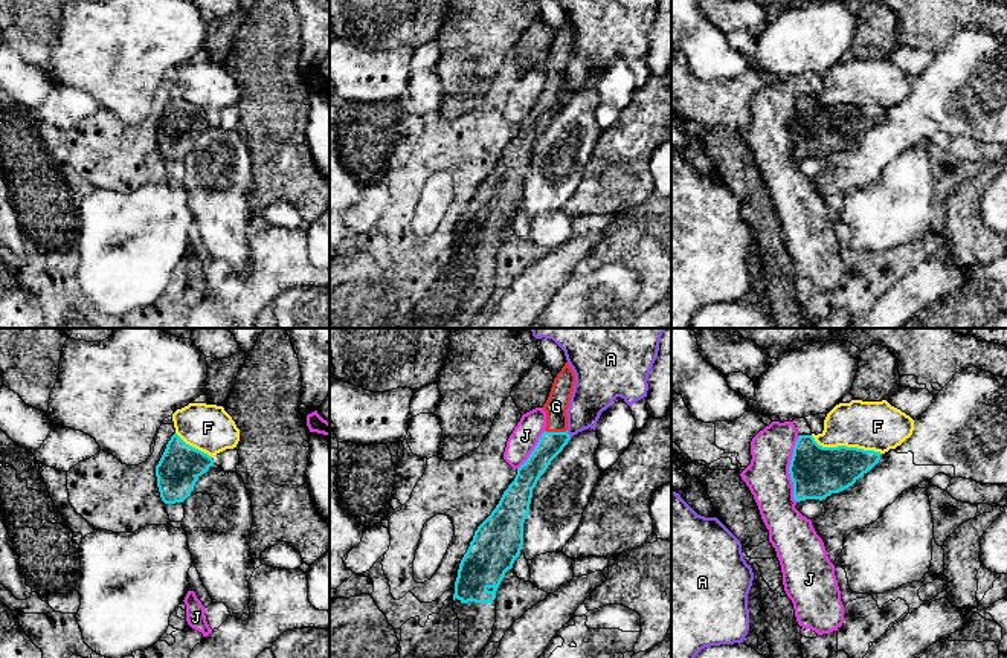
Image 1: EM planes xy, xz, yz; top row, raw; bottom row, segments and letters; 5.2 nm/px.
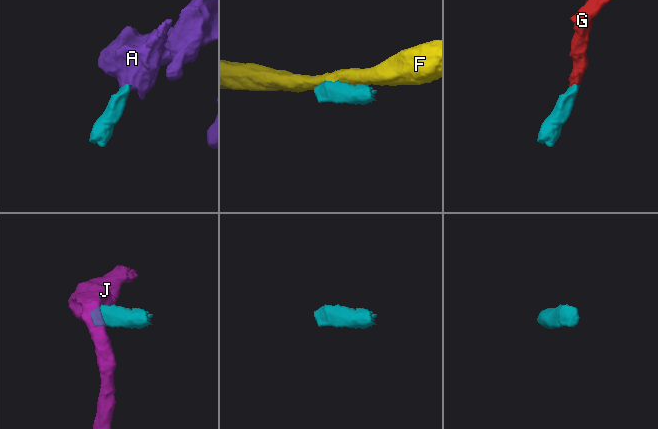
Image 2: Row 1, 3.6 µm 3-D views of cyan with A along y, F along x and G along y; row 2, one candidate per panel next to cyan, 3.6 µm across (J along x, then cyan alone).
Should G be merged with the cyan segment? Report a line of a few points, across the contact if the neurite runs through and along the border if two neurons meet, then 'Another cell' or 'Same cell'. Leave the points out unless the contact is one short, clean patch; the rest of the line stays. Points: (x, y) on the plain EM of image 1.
Line: xz (550, 103), (556, 90), (556, 64). Same cell

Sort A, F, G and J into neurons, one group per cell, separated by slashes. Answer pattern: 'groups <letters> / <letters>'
groups A / F / G / J

